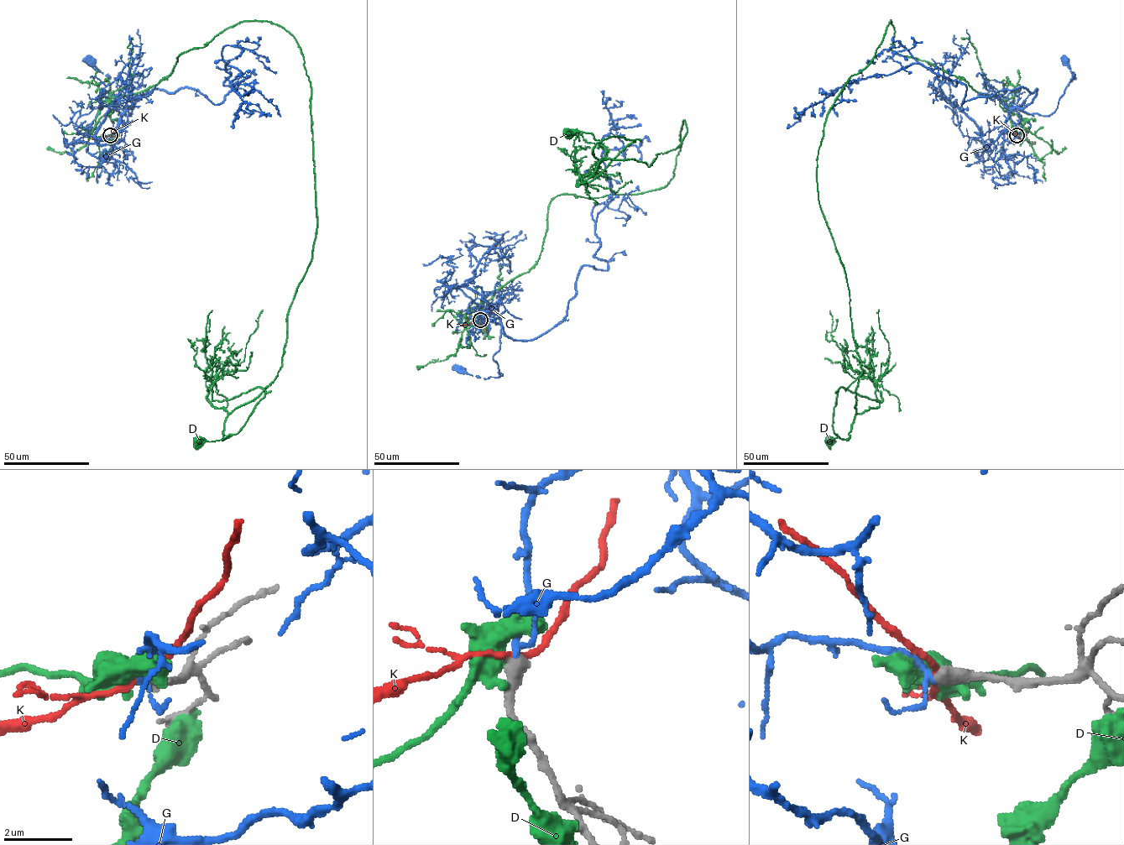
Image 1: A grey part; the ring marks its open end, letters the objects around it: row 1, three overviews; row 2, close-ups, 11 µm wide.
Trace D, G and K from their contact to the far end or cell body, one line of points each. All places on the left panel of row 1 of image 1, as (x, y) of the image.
D: (109, 135), (91, 133), (112, 98), (228, 28), (272, 22), (300, 49), (312, 256), (275, 379), (196, 440)
G: (110, 135), (129, 107), (131, 113), (126, 116), (123, 110), (130, 78), (123, 72), (109, 78), (91, 61)
K: (110, 135), (91, 138)

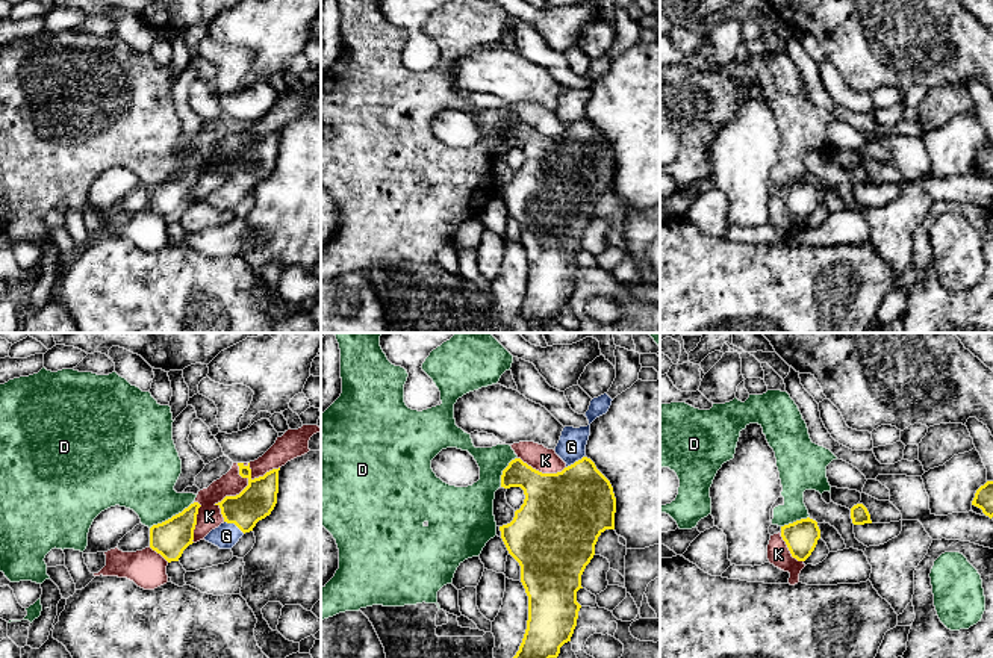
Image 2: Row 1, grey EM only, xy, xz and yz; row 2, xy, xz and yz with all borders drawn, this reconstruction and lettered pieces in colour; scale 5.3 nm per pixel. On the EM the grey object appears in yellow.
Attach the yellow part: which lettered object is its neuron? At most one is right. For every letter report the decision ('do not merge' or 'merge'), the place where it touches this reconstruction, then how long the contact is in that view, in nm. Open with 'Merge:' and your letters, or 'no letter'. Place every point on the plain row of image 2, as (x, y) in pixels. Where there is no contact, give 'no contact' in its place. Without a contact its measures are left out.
Merge: G
D: do not merge; contact xy (173, 177); length 280 nm
G: merge; contact xy (235, 185); length 130 nm
K: do not merge; contact xy (242, 152); length 420 nm

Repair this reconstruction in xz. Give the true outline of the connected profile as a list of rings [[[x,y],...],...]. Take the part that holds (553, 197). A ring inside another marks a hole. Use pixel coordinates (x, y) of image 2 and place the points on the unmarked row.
[[[604,54],[590,62],[587,88],[565,88],[556,107],[556,115],[566,124],[557,135],[542,135],[521,119],[515,119],[503,132],[501,148],[521,148],[525,160],[510,185],[500,188],[501,200],[509,215],[521,227],[521,244],[528,257],[527,290],[509,333],[545,333],[545,324],[557,319],[560,309],[571,303],[581,266],[577,253],[581,236],[595,216],[598,198],[605,191],[615,191],[616,159],[610,142],[586,118],[590,85],[605,76],[612,59]]]

